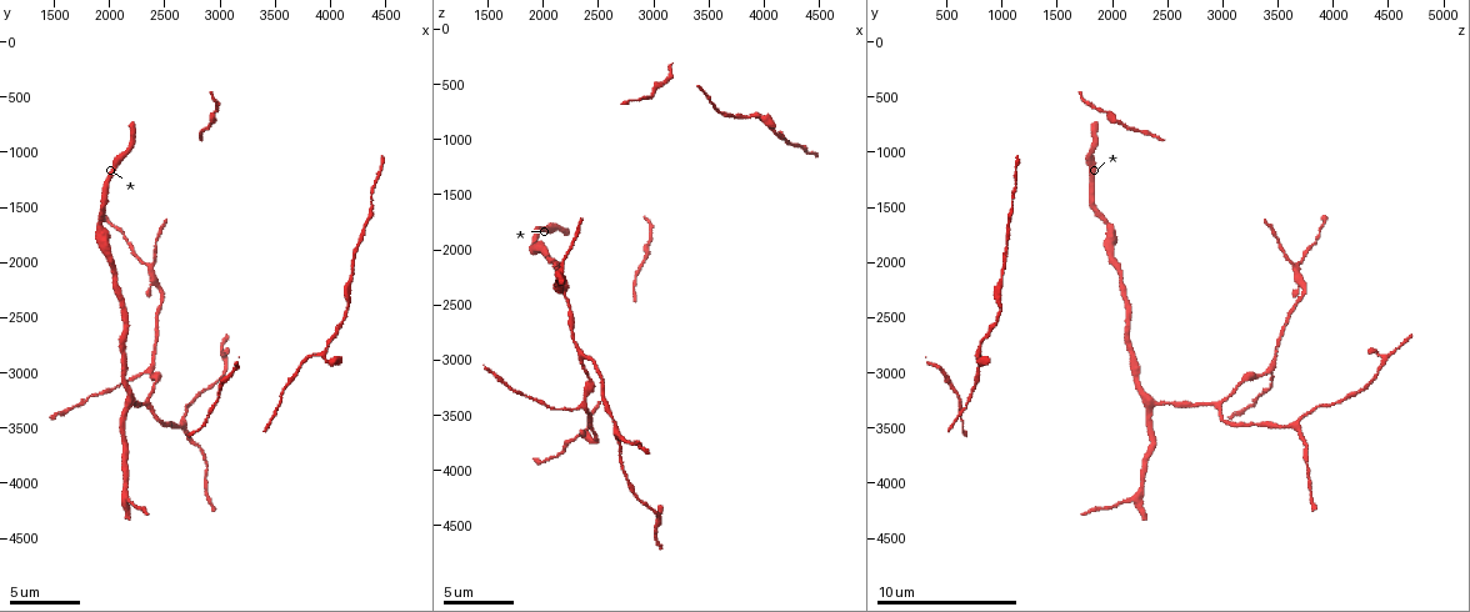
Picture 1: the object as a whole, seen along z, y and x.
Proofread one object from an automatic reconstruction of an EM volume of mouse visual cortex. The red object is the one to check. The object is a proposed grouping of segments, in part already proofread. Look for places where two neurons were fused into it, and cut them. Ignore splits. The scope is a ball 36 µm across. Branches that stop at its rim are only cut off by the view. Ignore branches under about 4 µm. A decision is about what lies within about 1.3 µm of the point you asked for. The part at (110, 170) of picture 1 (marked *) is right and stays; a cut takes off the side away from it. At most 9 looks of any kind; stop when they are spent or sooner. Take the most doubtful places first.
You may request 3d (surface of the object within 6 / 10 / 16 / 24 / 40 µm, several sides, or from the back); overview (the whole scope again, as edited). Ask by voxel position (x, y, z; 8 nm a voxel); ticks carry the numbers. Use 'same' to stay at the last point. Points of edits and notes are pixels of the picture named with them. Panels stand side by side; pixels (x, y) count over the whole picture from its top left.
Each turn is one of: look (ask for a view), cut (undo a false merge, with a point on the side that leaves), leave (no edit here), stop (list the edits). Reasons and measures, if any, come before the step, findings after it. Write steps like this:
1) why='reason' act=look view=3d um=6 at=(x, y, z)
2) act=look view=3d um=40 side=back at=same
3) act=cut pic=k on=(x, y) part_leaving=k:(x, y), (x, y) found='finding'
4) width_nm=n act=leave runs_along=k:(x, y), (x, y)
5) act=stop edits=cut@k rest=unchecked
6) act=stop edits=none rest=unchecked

why='branch point' act=look view=3d um=6 at=(2180, 3300, 2400)

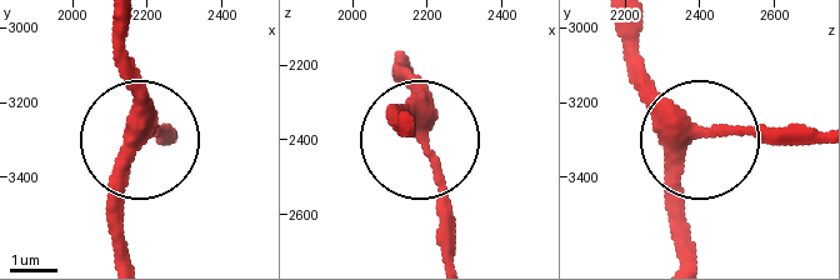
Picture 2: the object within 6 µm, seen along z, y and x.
act=leave runs_along=2:(404, 53), (444, 251) found='all the same neuron'

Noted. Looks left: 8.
why='branch point' act=look view=3d um=10 at=(2360, 3260, 2960)

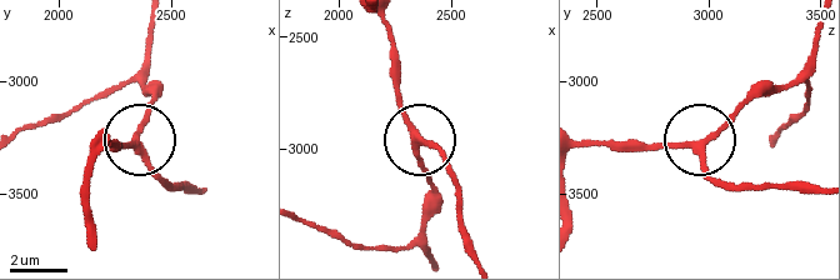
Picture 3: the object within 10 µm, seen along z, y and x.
act=look view=3d um=10 side=back at=(2350, 3290, 2970)

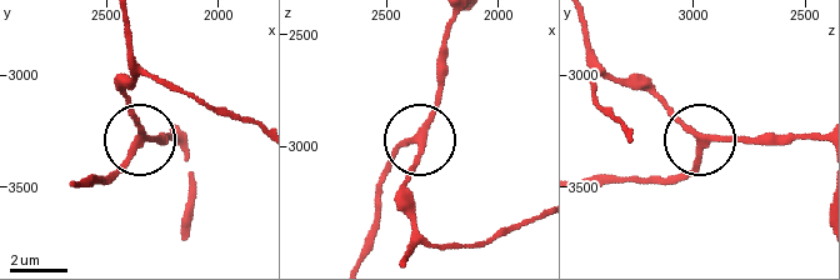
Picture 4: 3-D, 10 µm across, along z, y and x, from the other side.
side_arm_um=19 act=leave runs_along=4:(453, 21), (439, 100), (410, 173), (410, 199) found='one neuron here'

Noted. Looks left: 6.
why='small branch off a trunk' act=look view=3d um=10 at=(2360, 2000, 3660)

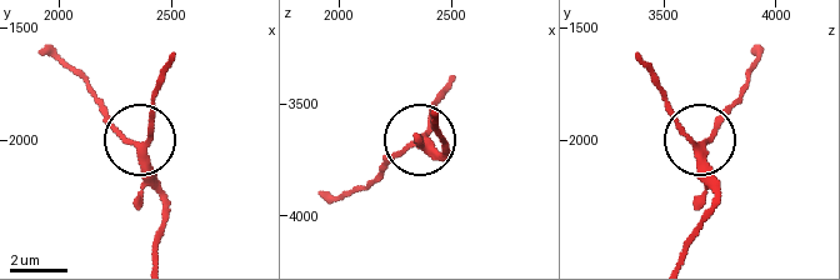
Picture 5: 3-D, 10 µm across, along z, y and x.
why='closer look' act=look view=3d um=6 at=(2340, 2020, 3680)

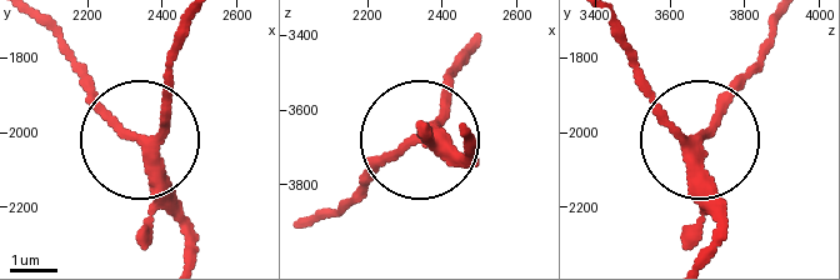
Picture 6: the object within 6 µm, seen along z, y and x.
width_nm=220 act=leave found='all the same neuron'

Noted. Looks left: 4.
why='branch point' act=look view=3d um=6 at=(2640, 3460, 3660)

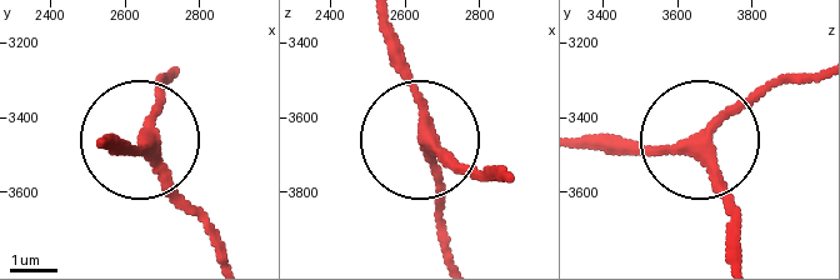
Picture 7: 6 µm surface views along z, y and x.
act=look view=3d um=6 side=back at=(2660, 3470, 3670)

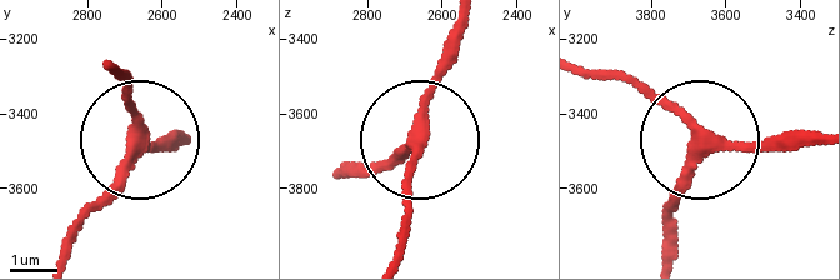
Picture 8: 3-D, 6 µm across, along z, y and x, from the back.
width_nm=260 act=leave runs_along=8:(811, 141), (708, 145), (668, 233) found='continuous, no second neuron'

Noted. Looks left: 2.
act=stop edits=none rest=unchecked

